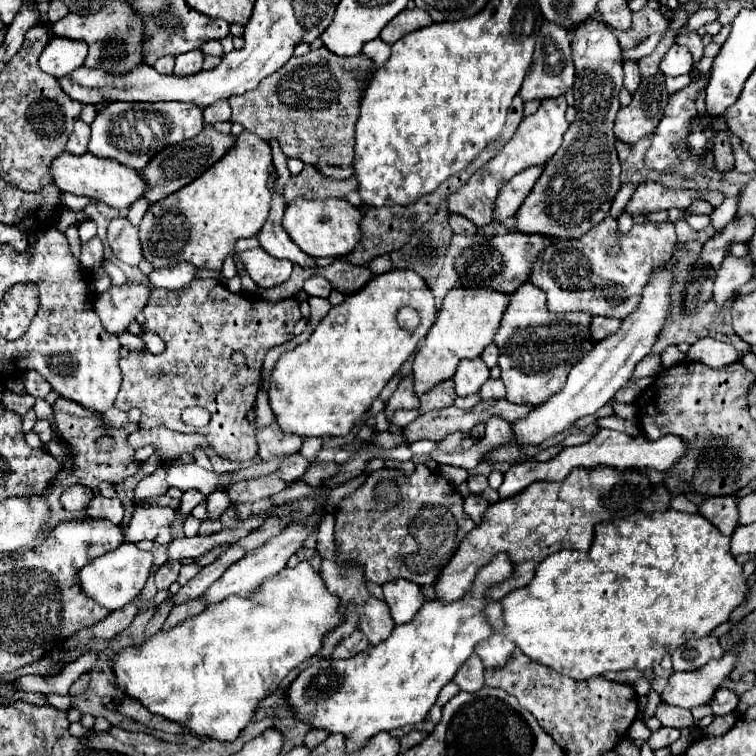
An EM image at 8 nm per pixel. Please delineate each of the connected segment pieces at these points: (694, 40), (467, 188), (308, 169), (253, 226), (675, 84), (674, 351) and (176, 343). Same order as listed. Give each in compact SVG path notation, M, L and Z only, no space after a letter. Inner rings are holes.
M684 31L680 37L676 37L676 43L688 47L688 51L690 51L692 57L694 57L694 65L702 59L704 45L702 45L702 39L700 39L698 33L694 33L694 31Z
M556 97L556 99L544 99L538 107L536 113L528 115L522 119L522 123L518 125L518 131L514 133L514 137L504 145L504 149L494 155L488 163L484 163L470 179L468 183L464 183L464 187L460 187L456 193L452 193L448 197L448 209L452 213L464 215L466 219L470 219L476 227L484 227L488 223L492 223L492 215L496 209L496 199L500 195L500 189L504 183L508 183L516 173L520 173L522 169L530 167L530 165L540 165L546 163L560 147L562 143L562 135L568 129L568 121L564 117L566 113L566 99L564 97Z
M306 165L300 175L292 177L284 189L284 201L292 203L298 197L308 199L326 199L326 197L346 197L350 191L356 191L356 179L336 181L314 171L312 165Z
M244 129L218 163L190 185L148 207L140 223L144 259L156 269L182 261L194 263L200 269L222 269L224 259L234 253L234 243L242 237L254 237L266 223L272 203L268 187L272 169L270 143Z
M683 75L679 77L669 77L665 78L665 85L667 87L668 93L676 93L676 91L682 90L686 85L689 85L692 78L689 75Z
M670 345L661 353L661 360L663 366L668 369L676 364L686 361L686 354L684 355L679 351L676 345Z
M196 279L184 291L154 289L150 303L144 307L146 321L142 331L160 335L166 343L164 353L154 355L148 349L130 351L120 359L122 387L114 401L116 409L140 409L140 429L166 427L190 433L180 419L188 407L204 407L212 419L206 427L194 429L202 433L210 447L228 461L252 461L256 455L256 433L246 421L246 413L254 407L260 383L260 367L268 349L292 341L294 325L302 319L300 303L290 299L266 301L246 293L232 293L218 279ZM238 349L246 355L244 367L230 363L230 353Z

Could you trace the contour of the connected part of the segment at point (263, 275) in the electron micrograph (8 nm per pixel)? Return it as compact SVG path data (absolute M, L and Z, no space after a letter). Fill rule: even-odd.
M262 247L250 249L240 253L240 259L244 261L248 275L258 287L276 287L288 281L292 273L292 261L288 259L276 259L268 255Z

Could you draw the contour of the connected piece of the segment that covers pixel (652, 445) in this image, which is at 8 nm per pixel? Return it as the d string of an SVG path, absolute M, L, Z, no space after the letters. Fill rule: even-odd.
M598 429L598 433L584 445L576 445L576 447L566 447L564 451L560 451L556 457L548 459L548 461L528 461L528 463L514 463L506 473L504 473L504 483L500 485L498 493L500 499L518 495L520 491L524 491L530 483L534 481L564 481L566 475L574 469L574 467L596 467L596 465L610 465L616 469L628 469L628 467L636 467L636 469L658 469L658 471L670 471L682 457L684 457L684 439L680 439L678 435L664 435L656 441L644 439L644 435L632 437L620 431L612 431L612 429Z

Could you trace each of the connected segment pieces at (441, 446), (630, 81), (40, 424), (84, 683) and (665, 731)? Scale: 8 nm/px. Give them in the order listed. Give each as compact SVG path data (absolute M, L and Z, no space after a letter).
M455 432L447 435L443 440L437 442L437 448L443 452L453 452L456 449L460 448L461 442L464 439L466 434L471 434L469 432Z
M624 61L624 87L634 93L640 85L640 69L636 61Z
M36 421L34 433L40 437L42 443L48 443L50 441L50 435L52 435L52 423L50 421Z
M84 673L84 675L80 675L80 679L76 679L74 683L72 683L72 687L70 687L70 695L82 695L86 689L88 689L88 685L90 685L90 673Z
M660 727L658 731L654 731L648 739L652 749L660 749L660 747L668 747L670 743L674 743L680 737L680 729L674 727Z

